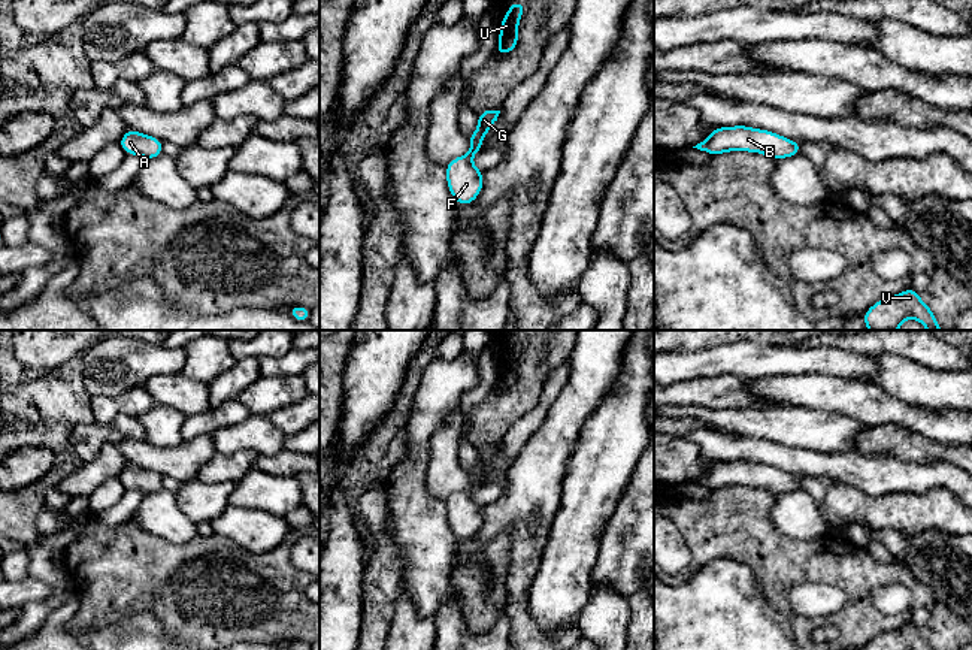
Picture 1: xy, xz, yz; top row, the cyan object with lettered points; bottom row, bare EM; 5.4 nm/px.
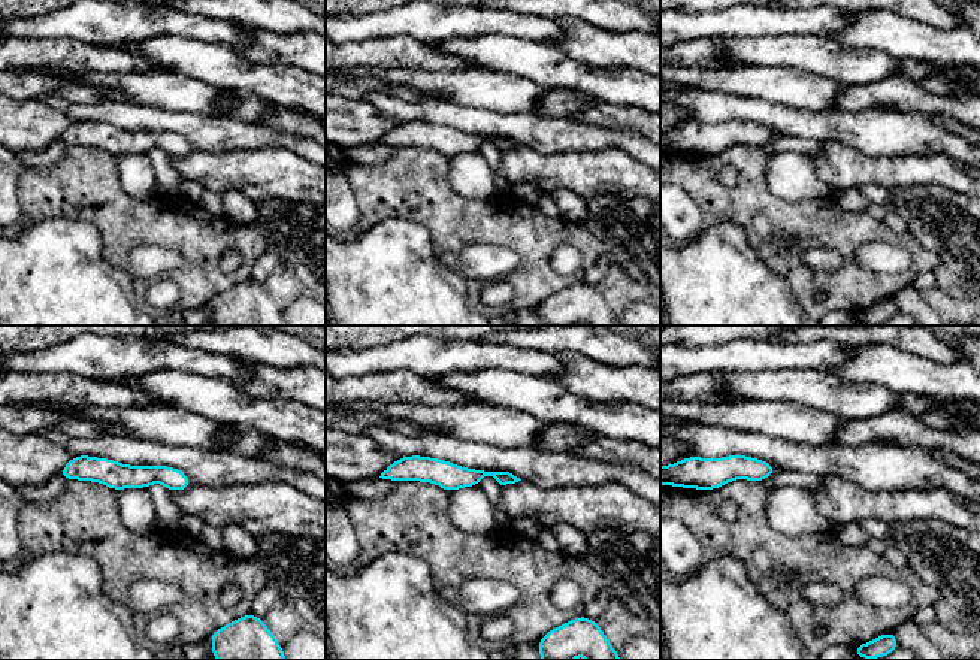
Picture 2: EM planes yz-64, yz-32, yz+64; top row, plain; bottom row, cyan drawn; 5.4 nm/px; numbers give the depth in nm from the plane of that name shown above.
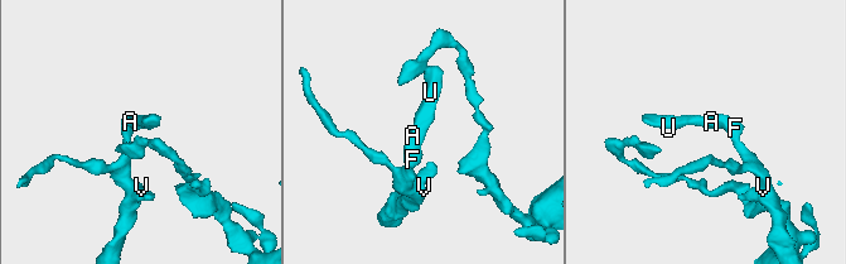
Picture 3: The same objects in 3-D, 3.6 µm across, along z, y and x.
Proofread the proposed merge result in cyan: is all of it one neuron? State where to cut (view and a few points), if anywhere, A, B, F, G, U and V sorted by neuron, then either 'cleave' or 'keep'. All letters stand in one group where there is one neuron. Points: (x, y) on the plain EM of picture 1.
no cut; A B F G U V; keep

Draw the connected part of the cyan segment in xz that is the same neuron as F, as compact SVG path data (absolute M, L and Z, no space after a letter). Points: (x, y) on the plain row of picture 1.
M485 445L476 448L478 463L467 471L470 486L452 493L446 501L446 519L451 530L460 541L470 539L482 526L484 507L472 499L472 493L482 486L484 471L497 456L500 445Z

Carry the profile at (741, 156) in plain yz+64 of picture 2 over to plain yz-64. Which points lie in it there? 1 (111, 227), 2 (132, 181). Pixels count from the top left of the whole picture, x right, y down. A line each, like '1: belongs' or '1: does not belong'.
1: belongs
2: does not belong

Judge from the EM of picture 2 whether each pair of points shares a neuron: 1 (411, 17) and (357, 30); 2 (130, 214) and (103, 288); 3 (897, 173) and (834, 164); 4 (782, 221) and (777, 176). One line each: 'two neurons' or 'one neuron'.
1: one neuron
2: two neurons
3: one neuron
4: two neurons

